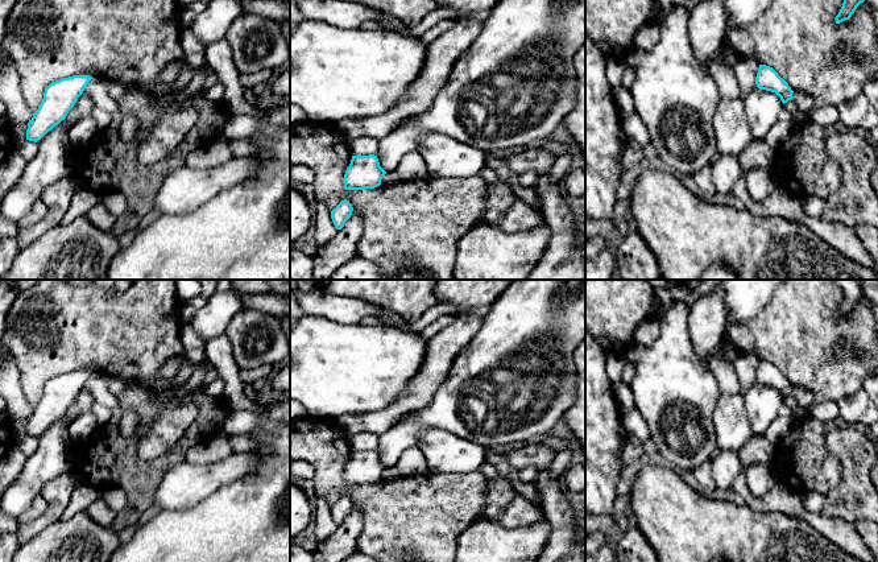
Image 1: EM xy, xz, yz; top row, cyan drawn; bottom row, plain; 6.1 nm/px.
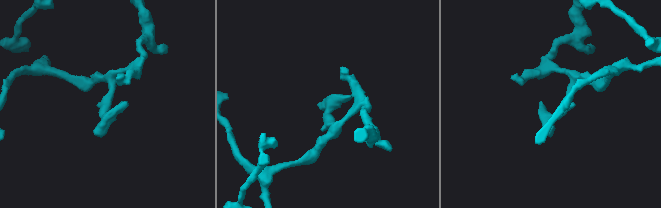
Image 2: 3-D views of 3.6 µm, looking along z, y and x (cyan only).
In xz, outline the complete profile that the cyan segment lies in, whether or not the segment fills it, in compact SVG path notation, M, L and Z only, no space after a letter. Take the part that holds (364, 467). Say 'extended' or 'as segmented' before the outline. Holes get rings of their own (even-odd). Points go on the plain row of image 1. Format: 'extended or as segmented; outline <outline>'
as segmented; outline M352 451L351 459L344 470L344 484L374 484L381 480L385 470L386 467L380 462L377 451Z

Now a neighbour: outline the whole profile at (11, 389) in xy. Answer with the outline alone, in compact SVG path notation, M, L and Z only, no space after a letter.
M0 356L0 397L3 397L12 416L12 421L29 418L33 413L21 383L16 360L9 356Z

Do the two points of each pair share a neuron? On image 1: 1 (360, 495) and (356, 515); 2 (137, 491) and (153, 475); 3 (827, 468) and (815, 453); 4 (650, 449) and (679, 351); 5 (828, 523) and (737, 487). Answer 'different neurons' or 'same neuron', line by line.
1: different neurons
2: same neuron
3: same neuron
4: different neurons
5: same neuron

